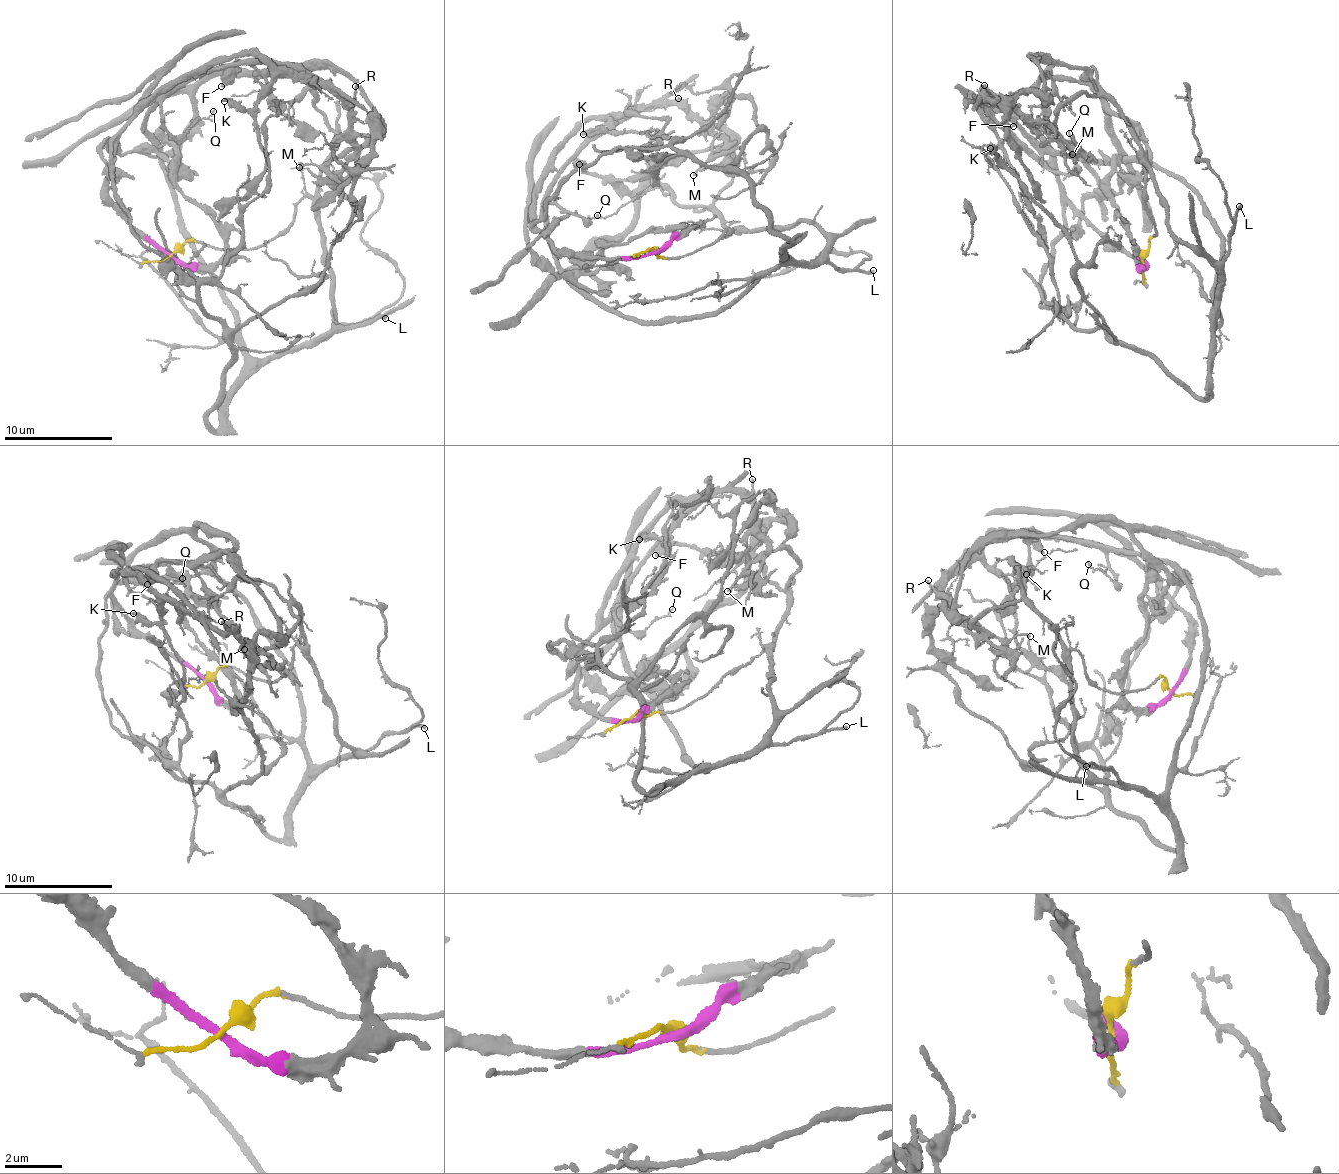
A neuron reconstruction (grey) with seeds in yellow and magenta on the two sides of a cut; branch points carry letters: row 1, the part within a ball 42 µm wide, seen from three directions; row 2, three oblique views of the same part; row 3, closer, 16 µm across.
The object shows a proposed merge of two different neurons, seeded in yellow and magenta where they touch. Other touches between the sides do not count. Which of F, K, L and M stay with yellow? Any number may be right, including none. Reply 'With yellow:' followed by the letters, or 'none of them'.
With yellow: L, M

